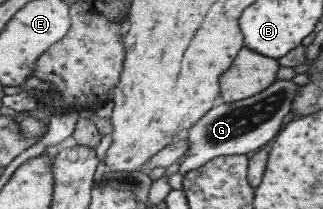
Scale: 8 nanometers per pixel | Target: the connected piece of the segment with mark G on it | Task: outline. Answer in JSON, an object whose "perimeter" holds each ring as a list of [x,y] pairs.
{"perimeter":[[[276,80],[270,87],[252,97],[232,103],[219,101],[184,133],[183,138],[187,139],[189,146],[180,159],[179,173],[184,175],[198,169],[215,157],[246,154],[262,148],[282,129],[282,121],[290,113],[291,103],[299,92],[299,87],[290,80]]]}

